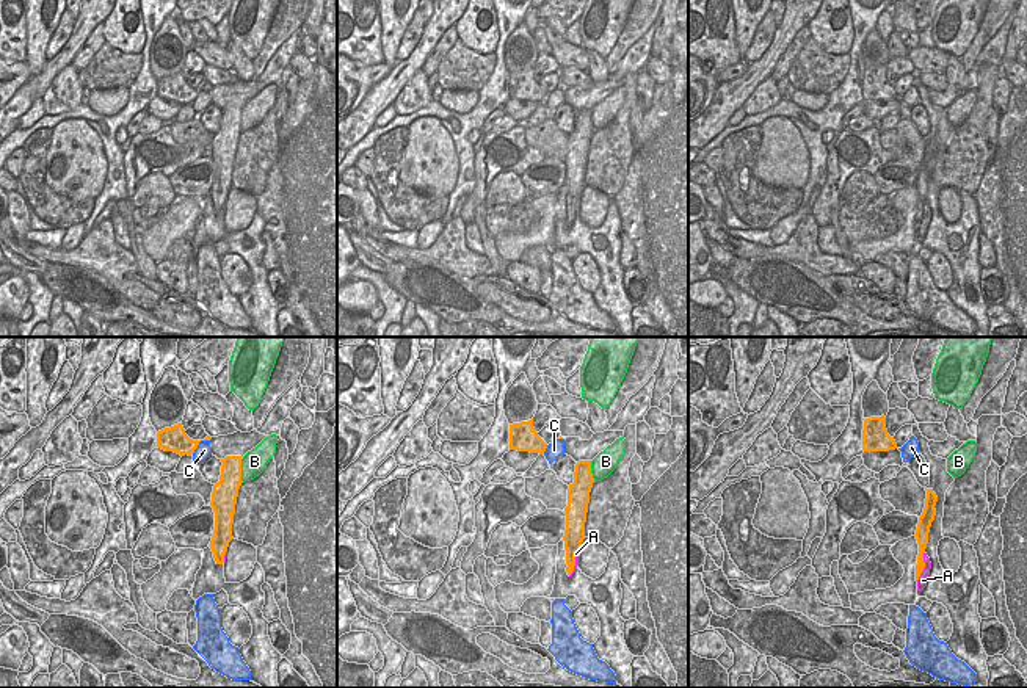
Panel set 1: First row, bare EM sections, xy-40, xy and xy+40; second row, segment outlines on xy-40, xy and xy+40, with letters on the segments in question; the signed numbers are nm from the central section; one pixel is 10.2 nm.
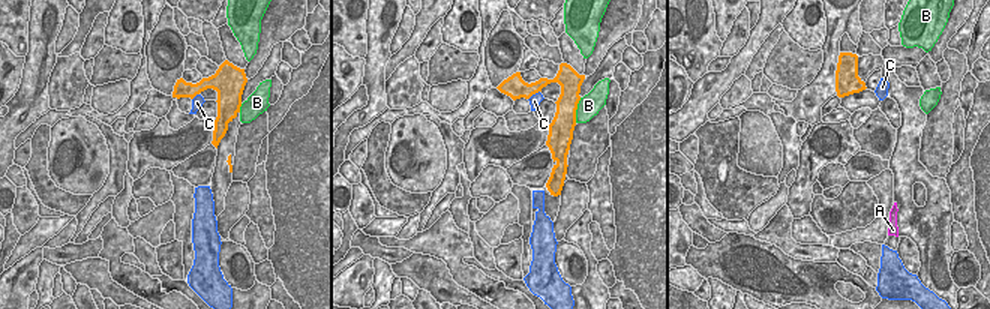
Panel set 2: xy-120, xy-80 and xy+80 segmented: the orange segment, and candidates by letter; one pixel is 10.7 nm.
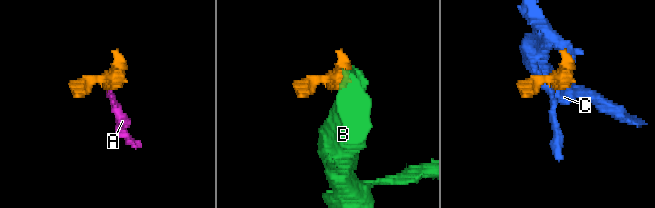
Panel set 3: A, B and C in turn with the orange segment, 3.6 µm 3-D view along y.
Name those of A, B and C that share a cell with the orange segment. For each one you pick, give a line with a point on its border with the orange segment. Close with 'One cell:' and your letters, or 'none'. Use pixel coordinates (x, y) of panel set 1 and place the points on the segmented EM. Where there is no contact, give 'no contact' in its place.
A: meets orange in xy+40 at (924, 566)
One cell: A

